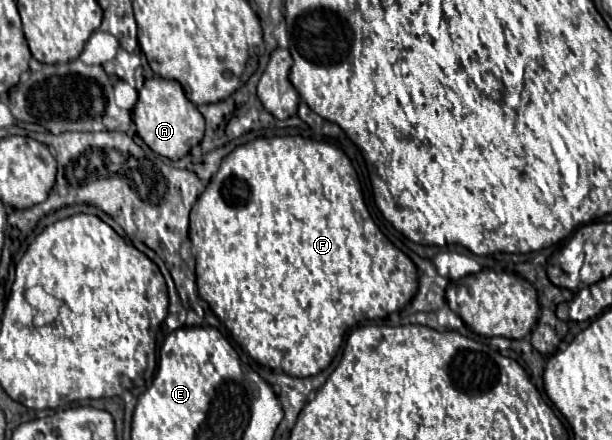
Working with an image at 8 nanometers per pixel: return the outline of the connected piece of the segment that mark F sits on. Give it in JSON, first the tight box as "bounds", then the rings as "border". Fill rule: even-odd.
{"bounds":[189,136,417,376],"border":[[[275,136],[275,138],[257,138],[249,144],[235,148],[219,166],[219,172],[211,178],[205,192],[199,196],[195,208],[190,212],[189,236],[192,242],[192,253],[196,261],[195,273],[199,296],[211,306],[215,316],[227,326],[233,340],[259,364],[273,370],[283,370],[289,376],[315,376],[327,368],[341,348],[345,334],[354,327],[376,319],[383,319],[387,314],[401,310],[417,292],[417,268],[415,264],[397,250],[385,234],[373,222],[357,180],[357,172],[351,166],[347,154],[327,142],[315,142],[303,136]]]}

